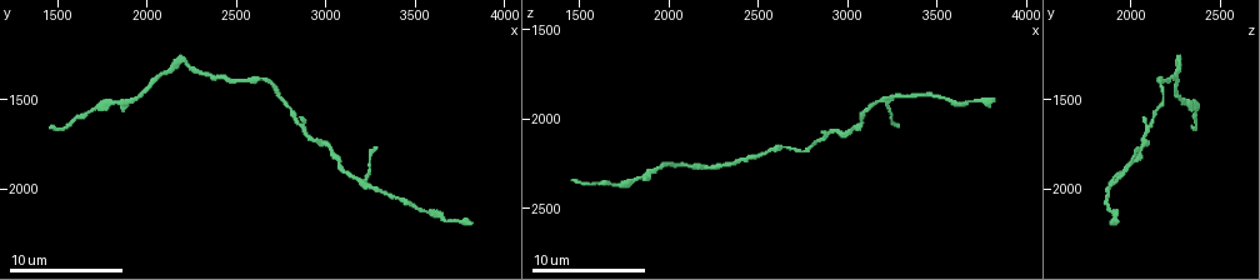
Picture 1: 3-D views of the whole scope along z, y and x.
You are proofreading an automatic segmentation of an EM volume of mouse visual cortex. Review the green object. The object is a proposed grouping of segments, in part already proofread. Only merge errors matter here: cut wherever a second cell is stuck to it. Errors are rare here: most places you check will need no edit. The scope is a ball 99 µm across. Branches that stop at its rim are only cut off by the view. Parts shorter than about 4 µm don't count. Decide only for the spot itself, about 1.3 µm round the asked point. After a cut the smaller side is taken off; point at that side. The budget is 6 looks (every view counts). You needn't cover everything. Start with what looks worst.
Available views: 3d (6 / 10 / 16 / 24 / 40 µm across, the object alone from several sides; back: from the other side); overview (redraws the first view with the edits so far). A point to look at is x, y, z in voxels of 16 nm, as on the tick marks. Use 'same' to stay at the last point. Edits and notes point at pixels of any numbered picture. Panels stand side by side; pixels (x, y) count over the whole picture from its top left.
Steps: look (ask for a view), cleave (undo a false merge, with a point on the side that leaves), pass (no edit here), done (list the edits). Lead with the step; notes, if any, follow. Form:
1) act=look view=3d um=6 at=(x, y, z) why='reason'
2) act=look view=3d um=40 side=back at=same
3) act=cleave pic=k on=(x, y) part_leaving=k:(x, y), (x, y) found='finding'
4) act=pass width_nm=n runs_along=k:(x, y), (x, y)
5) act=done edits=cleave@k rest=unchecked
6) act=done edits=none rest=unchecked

act=look view=3d um=10 at=(2900, 1660, 2100) why='sudden change in width'

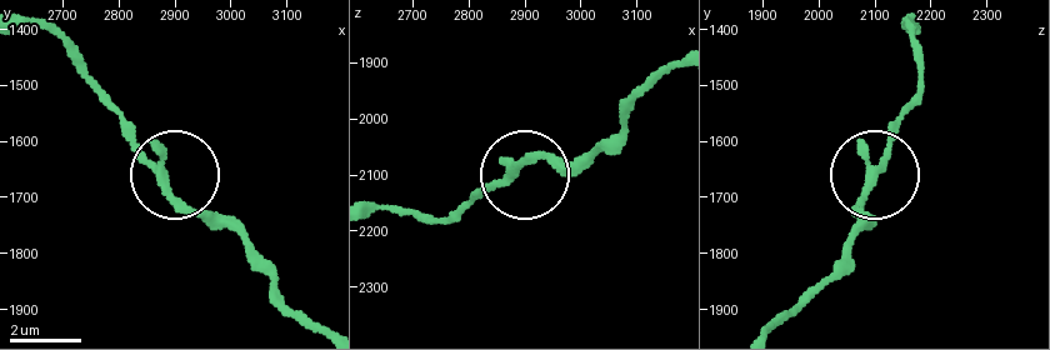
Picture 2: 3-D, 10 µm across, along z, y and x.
act=pass runs_along=2:(74, 64), (178, 196), (246, 246) found='continuous, no second cell'

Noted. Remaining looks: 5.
act=look view=3d um=10 at=(3160, 1940, 1900) why='sudden change in width'

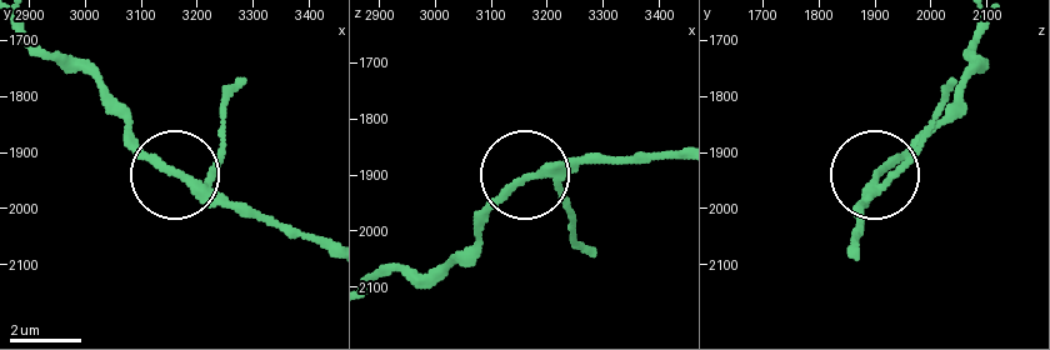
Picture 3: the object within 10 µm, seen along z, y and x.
act=pass runs_along=3:(24, 30), (121, 110), (140, 146), (244, 215) found='continuous, no second cell'

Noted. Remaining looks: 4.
act=look view=3d um=10 at=(2260, 1320, 2260) why='thick turns thin'

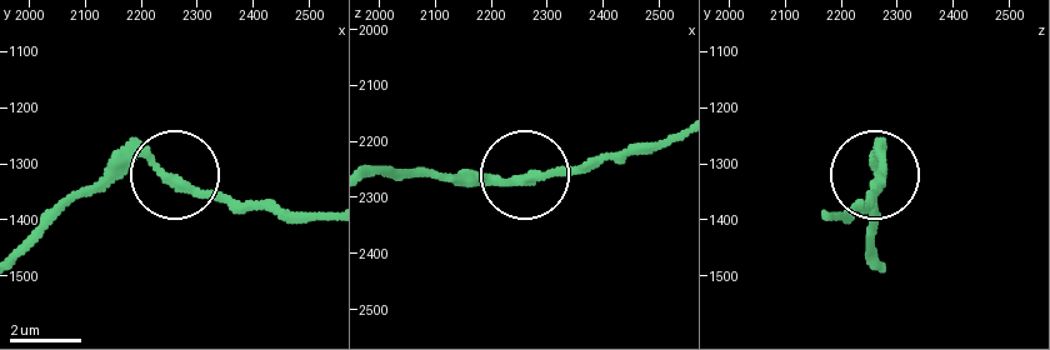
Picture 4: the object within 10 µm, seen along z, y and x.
act=look view=3d um=6 at=(2260, 1325, 2270)

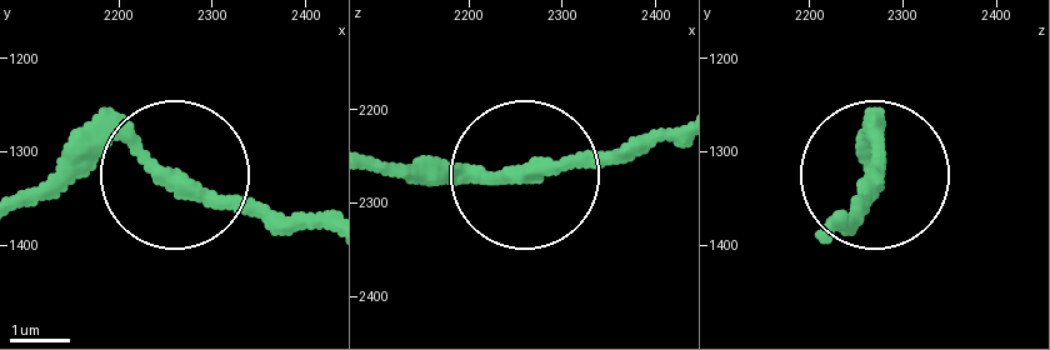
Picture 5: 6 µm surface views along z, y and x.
act=pass width_nm=250 found='one cell here'

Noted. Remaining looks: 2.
act=done edits=none rest=unchecked

